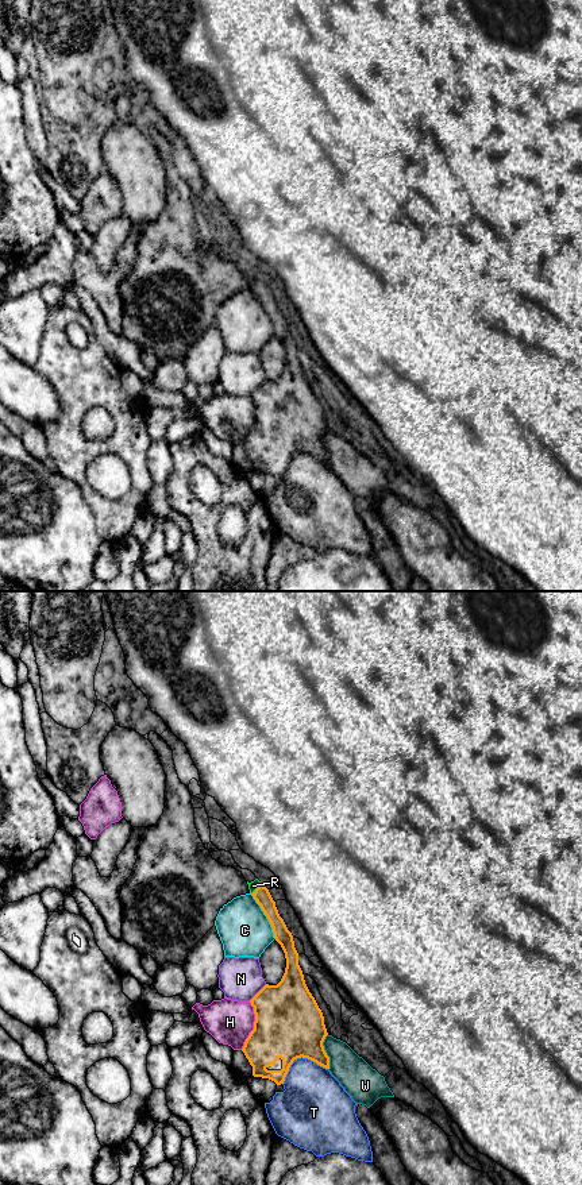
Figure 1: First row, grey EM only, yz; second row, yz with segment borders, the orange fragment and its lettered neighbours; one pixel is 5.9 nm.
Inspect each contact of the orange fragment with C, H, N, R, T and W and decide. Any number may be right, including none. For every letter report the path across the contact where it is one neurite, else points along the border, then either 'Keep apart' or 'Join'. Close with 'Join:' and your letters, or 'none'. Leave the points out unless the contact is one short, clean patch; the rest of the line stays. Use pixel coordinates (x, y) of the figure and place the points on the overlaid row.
C: Boundary: yz (250, 894), (266, 917), (276, 938). Keep apart
H: Keep apart
N: Keep apart
R: Path across: yz (262, 895), (257, 888), (253, 886). Join
T: Keep apart
W: Keep apart
Join: R

